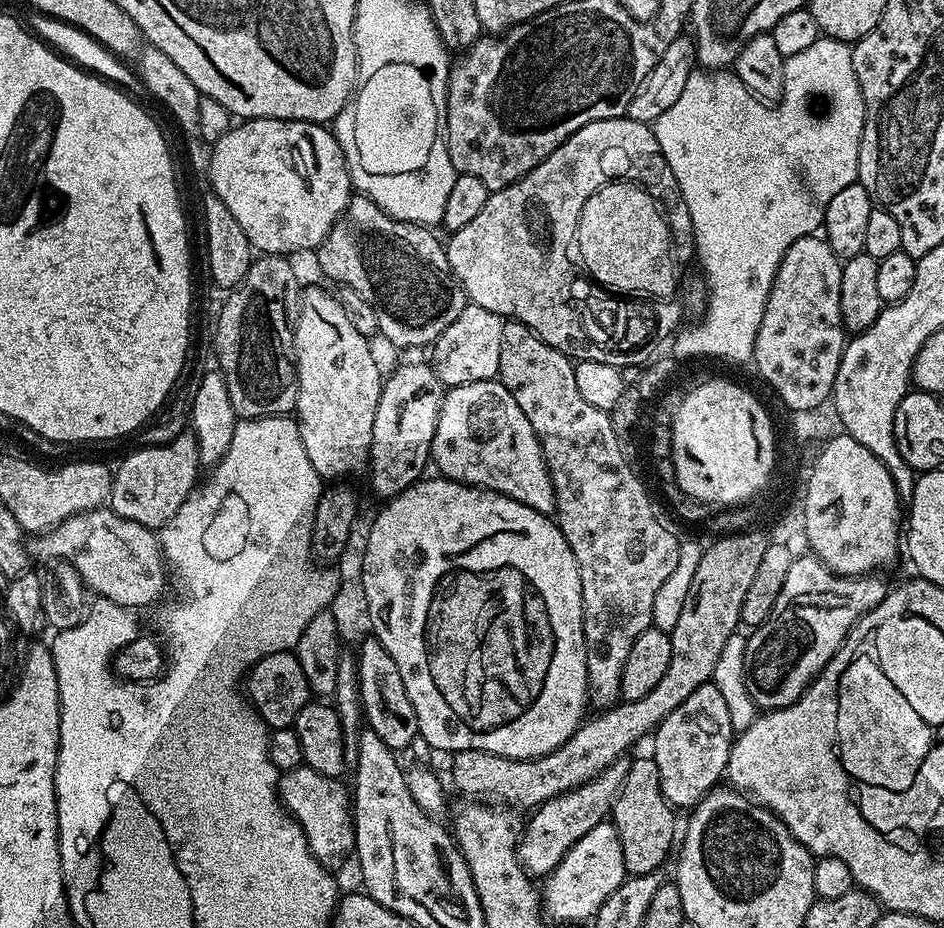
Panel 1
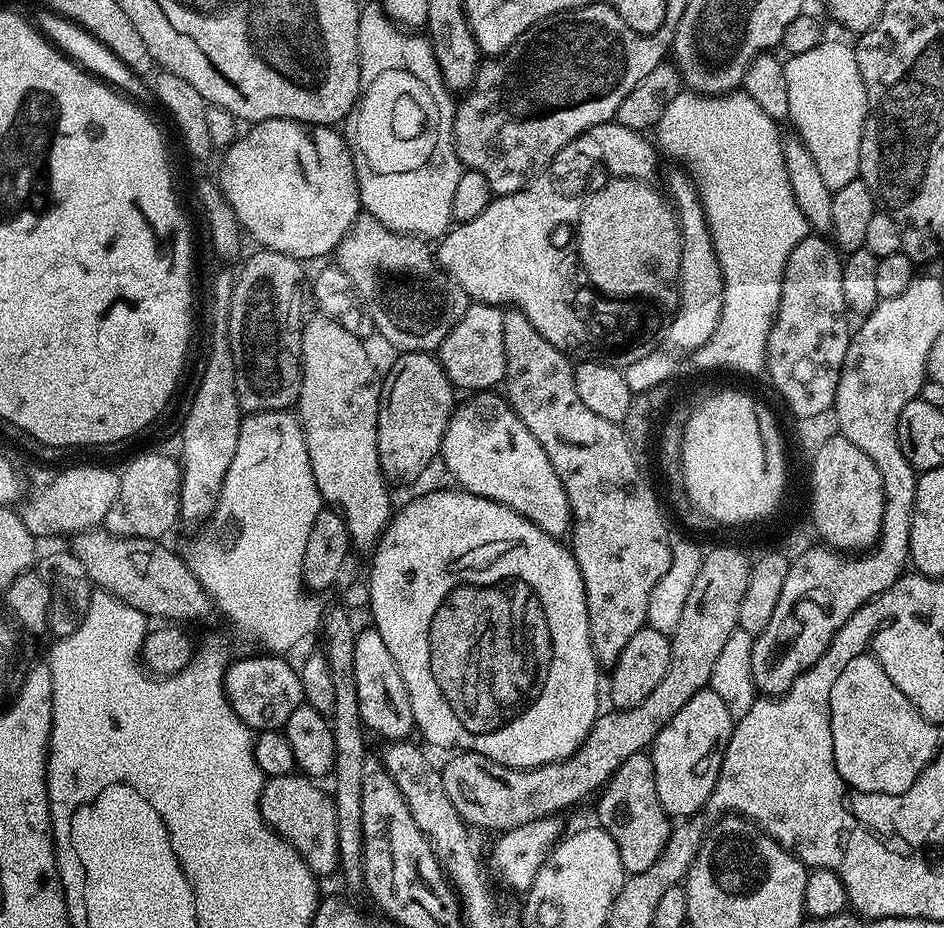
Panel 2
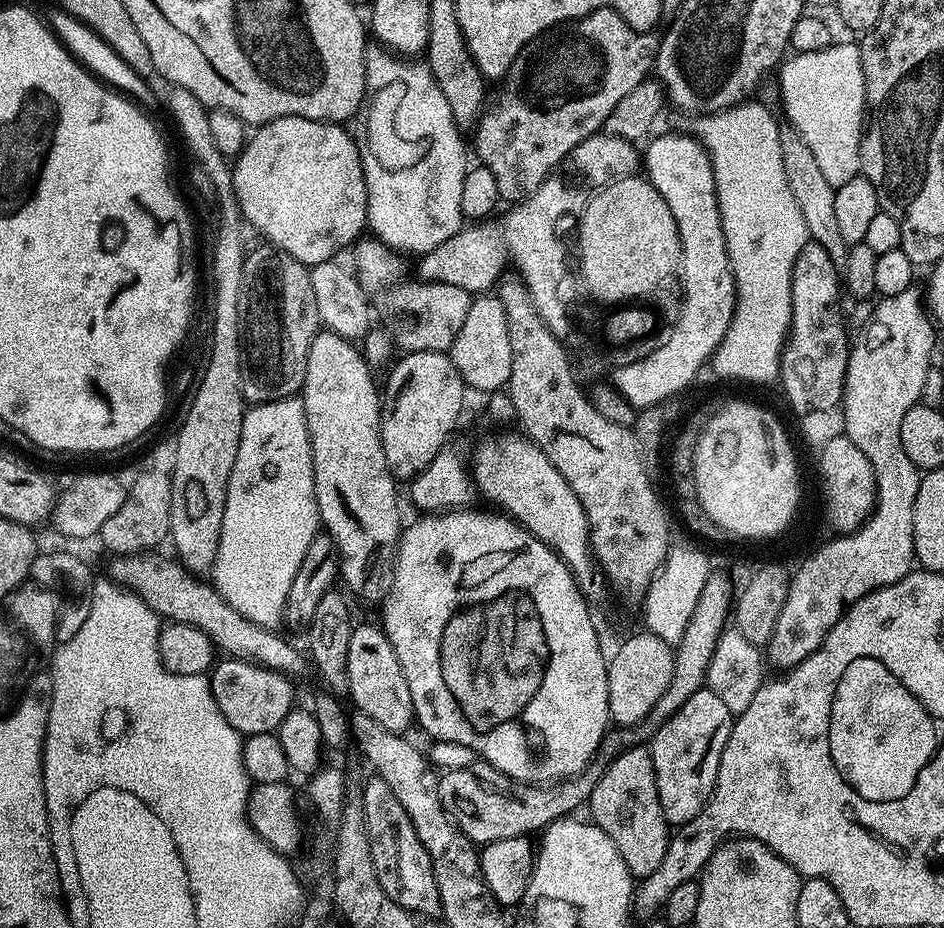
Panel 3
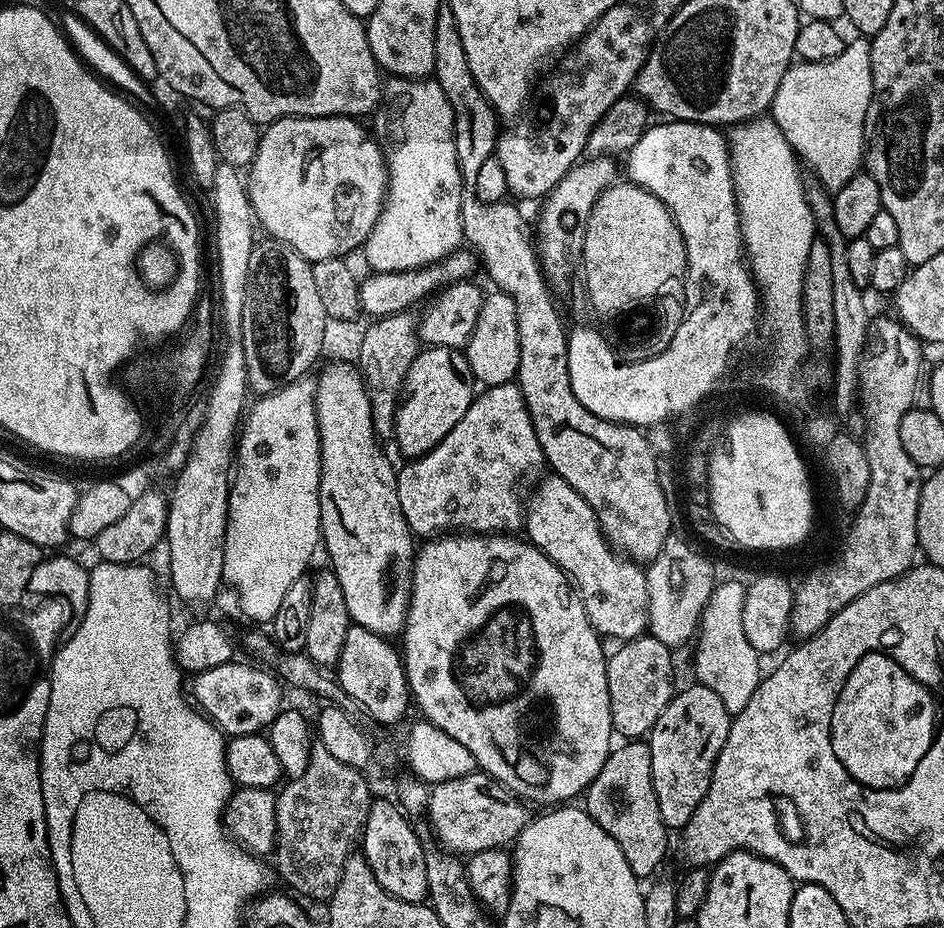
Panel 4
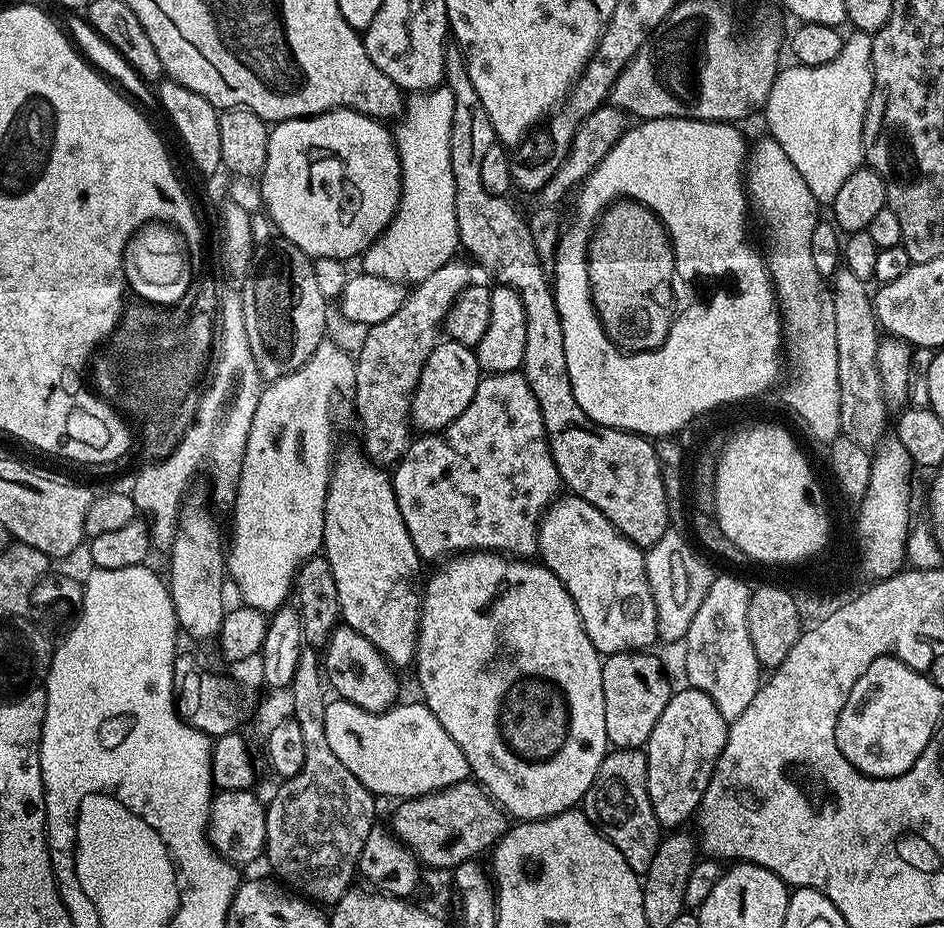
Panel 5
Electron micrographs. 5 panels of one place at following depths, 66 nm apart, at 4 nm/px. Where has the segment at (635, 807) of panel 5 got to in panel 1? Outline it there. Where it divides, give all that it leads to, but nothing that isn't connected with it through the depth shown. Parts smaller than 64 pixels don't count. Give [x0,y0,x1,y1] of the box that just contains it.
[611,754,678,876]

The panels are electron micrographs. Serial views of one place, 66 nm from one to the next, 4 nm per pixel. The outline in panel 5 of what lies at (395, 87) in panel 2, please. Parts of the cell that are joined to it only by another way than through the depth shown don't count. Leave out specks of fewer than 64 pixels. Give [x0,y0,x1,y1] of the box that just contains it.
[375,86,460,286]

